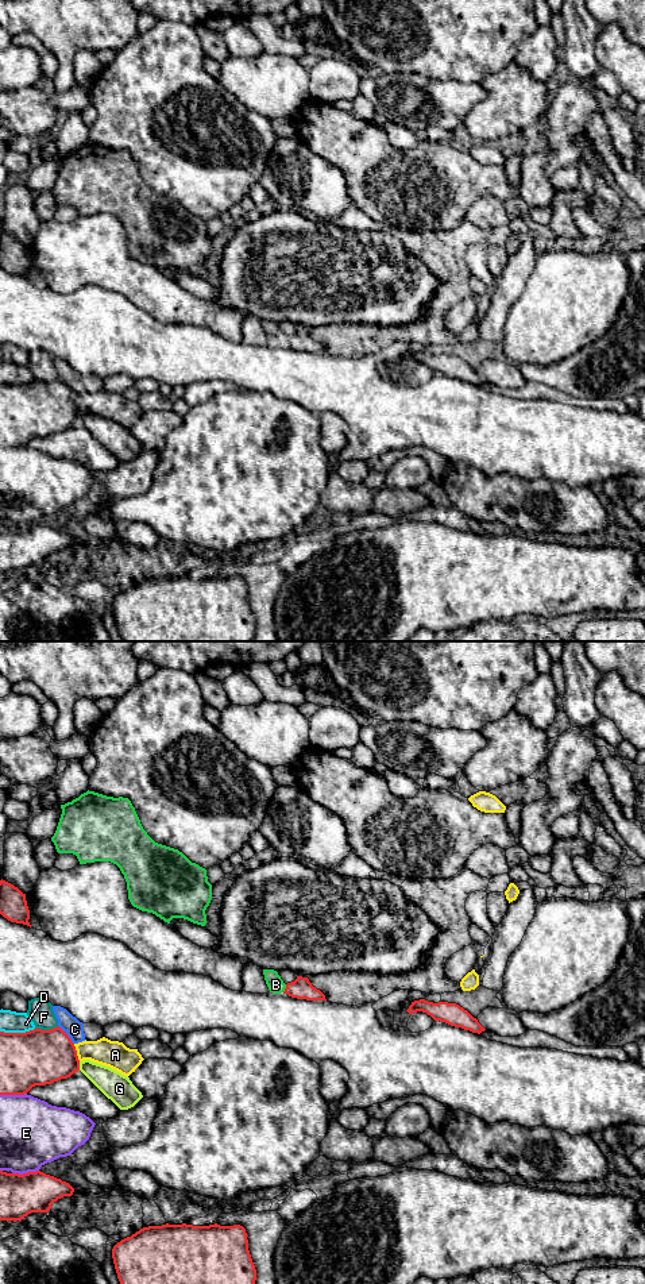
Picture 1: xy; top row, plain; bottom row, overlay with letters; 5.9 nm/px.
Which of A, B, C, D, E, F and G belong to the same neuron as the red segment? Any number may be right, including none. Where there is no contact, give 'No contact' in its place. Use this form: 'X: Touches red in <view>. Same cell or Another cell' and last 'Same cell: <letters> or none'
A: Touches red in xy. Another cell
B: Touches red in xy. Same cell
C: Touches red in xy. Another cell
D: Touches red in xy. Another cell
E: Touches red in xy. Another cell
F: Touches red in xy. Another cell
G: Touches red in xy. Another cell
Same cell: B

